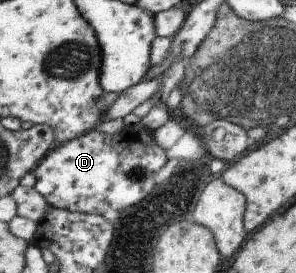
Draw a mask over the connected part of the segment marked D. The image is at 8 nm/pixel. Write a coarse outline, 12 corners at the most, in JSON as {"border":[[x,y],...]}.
{"border":[[90,133],[32,171],[51,206],[102,216],[144,201],[166,153]]}

